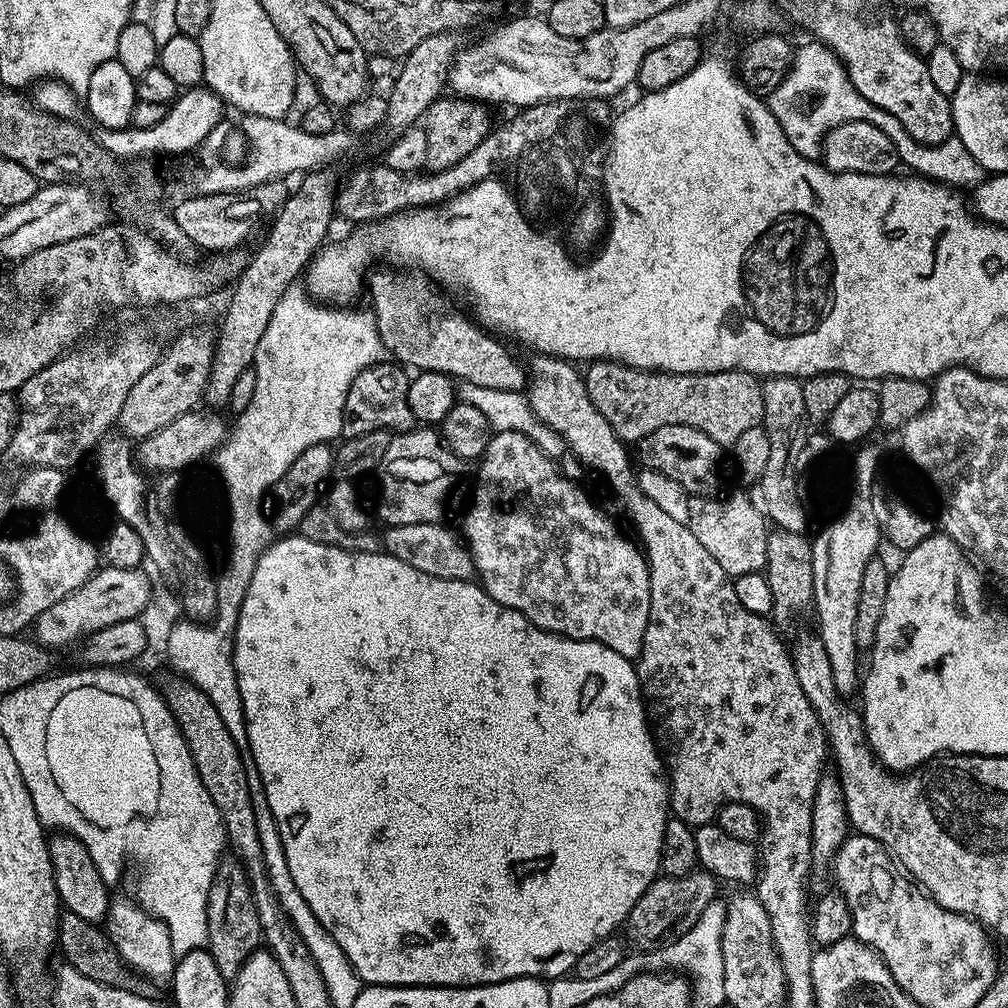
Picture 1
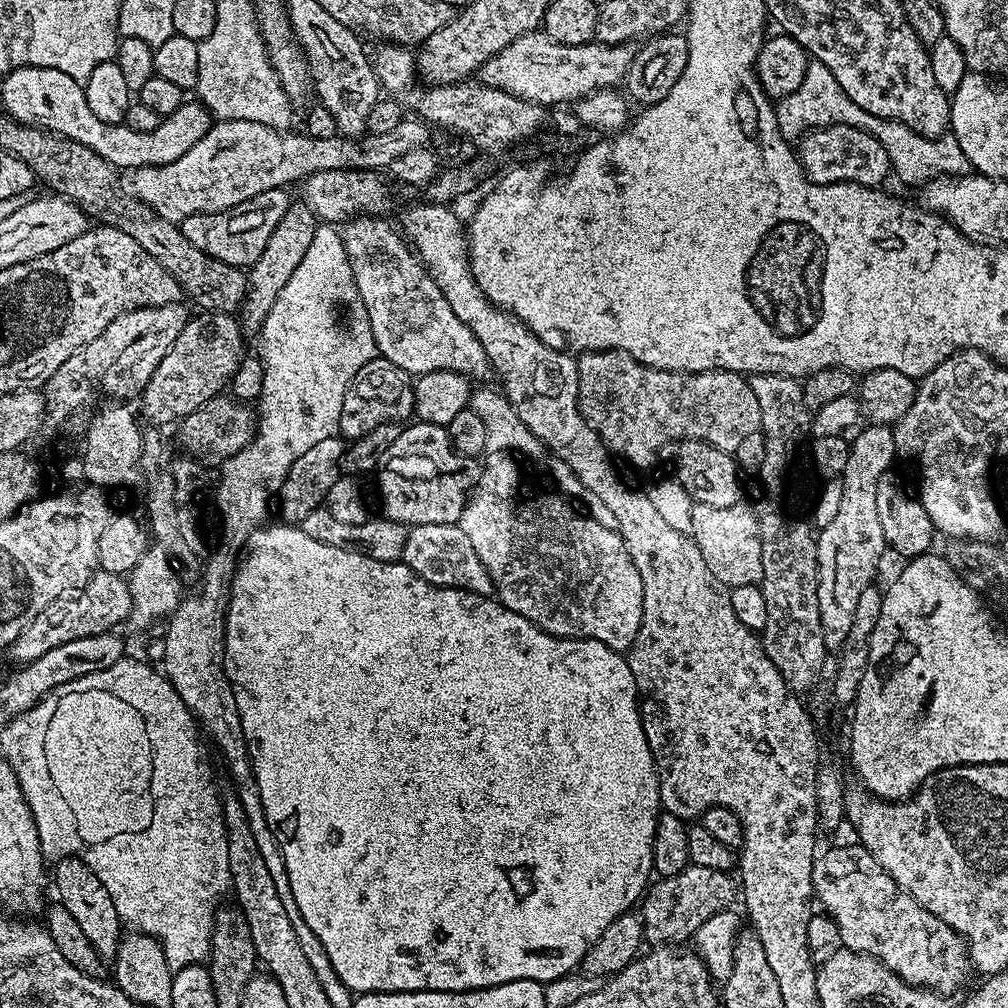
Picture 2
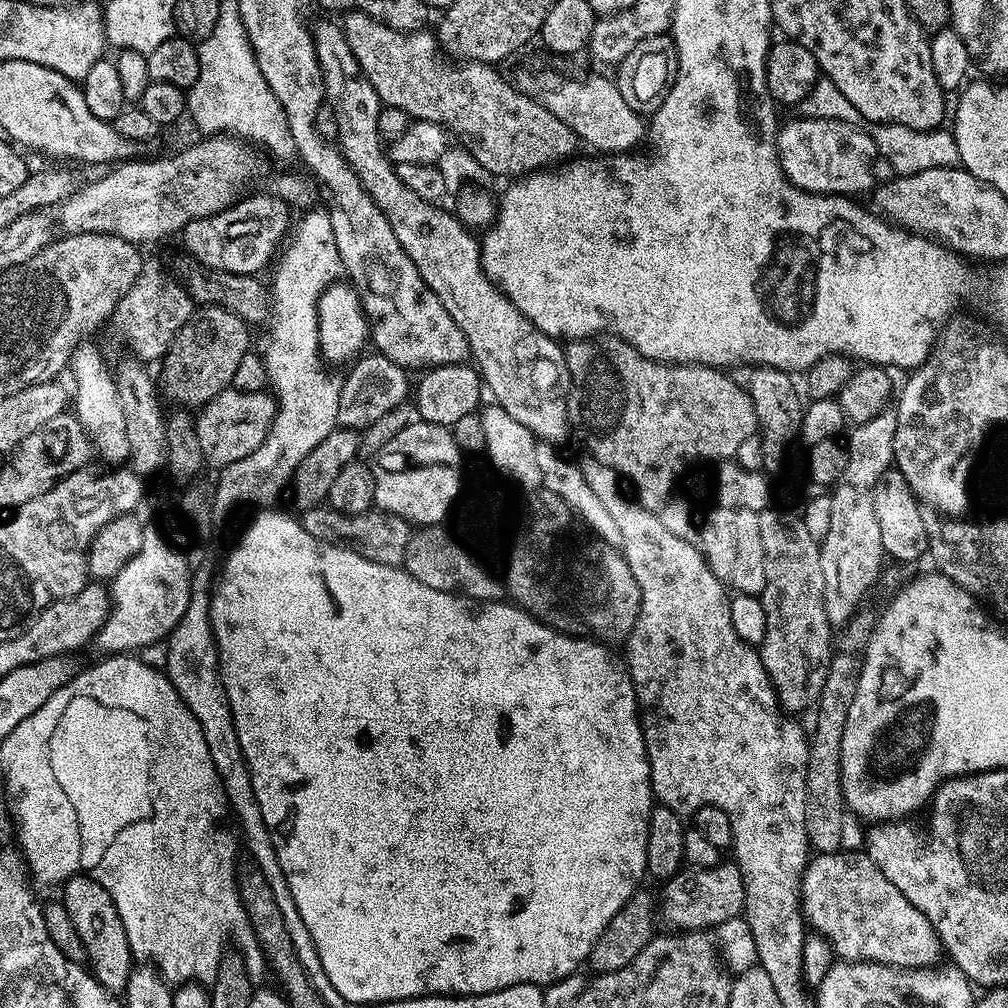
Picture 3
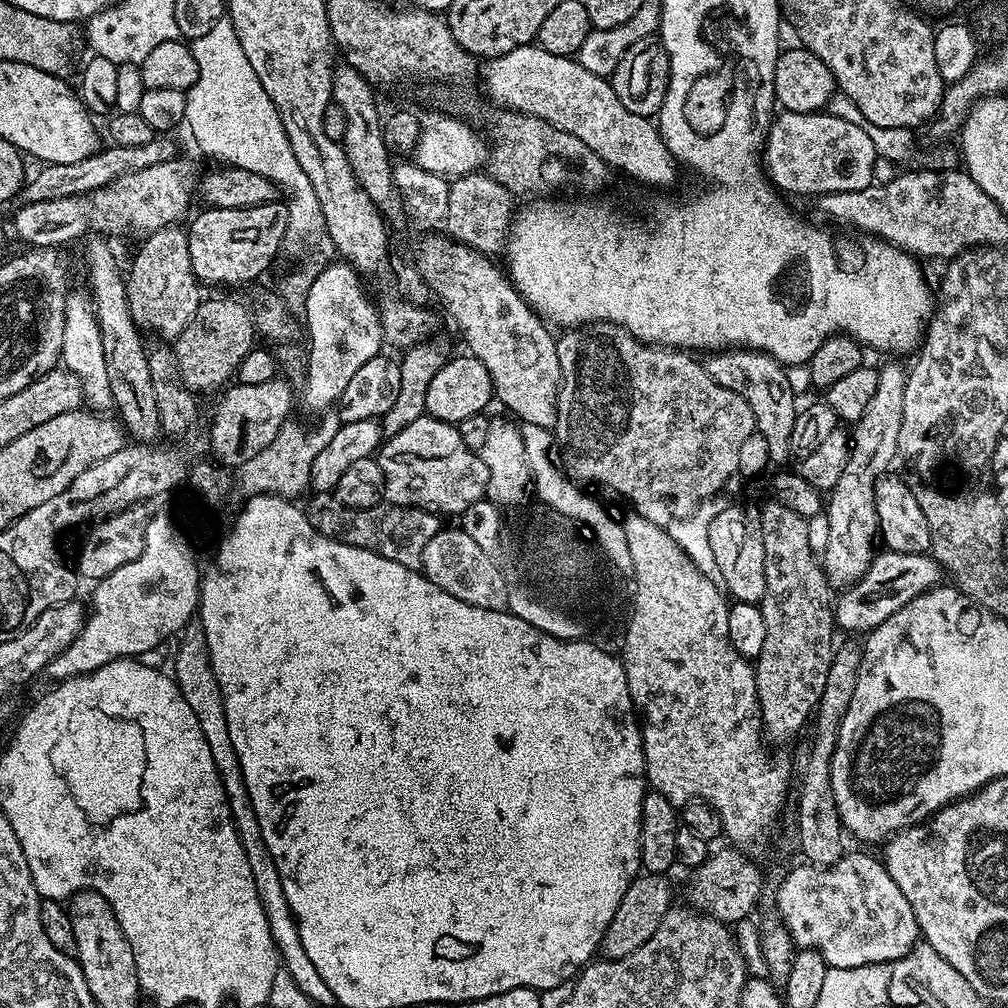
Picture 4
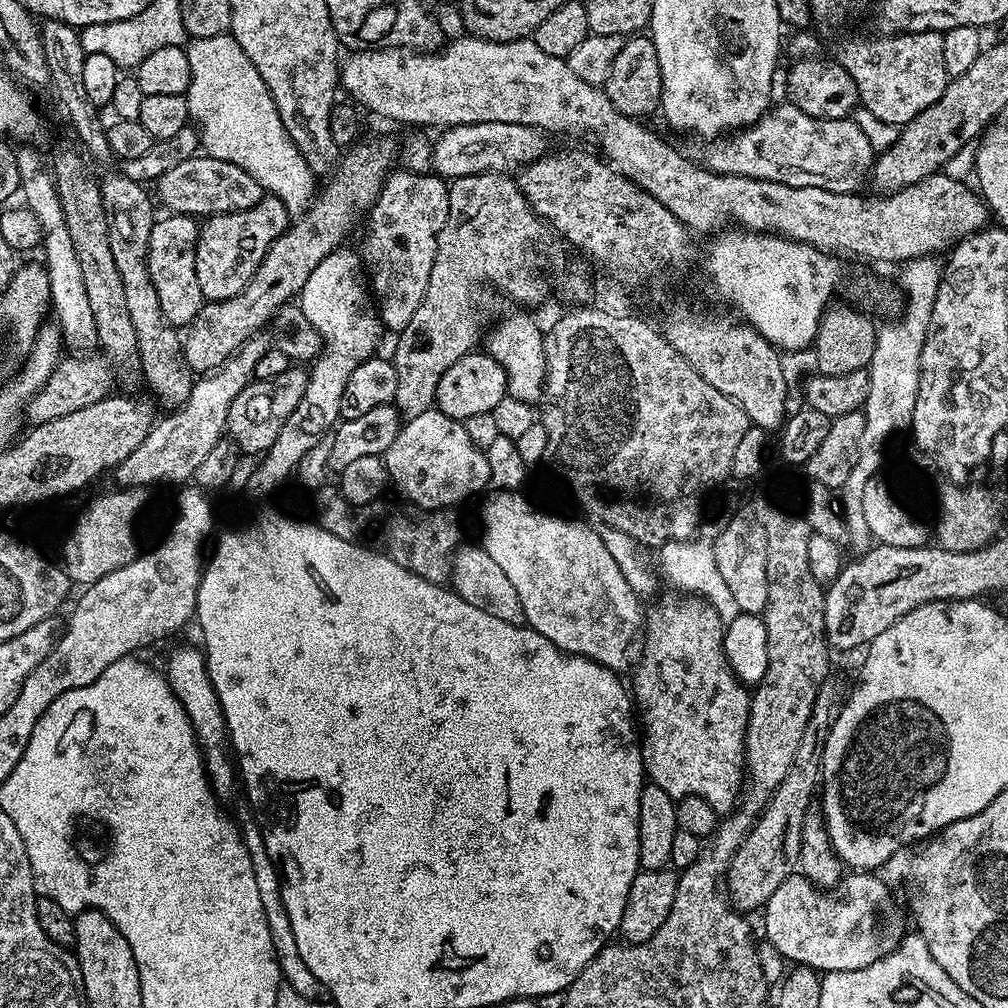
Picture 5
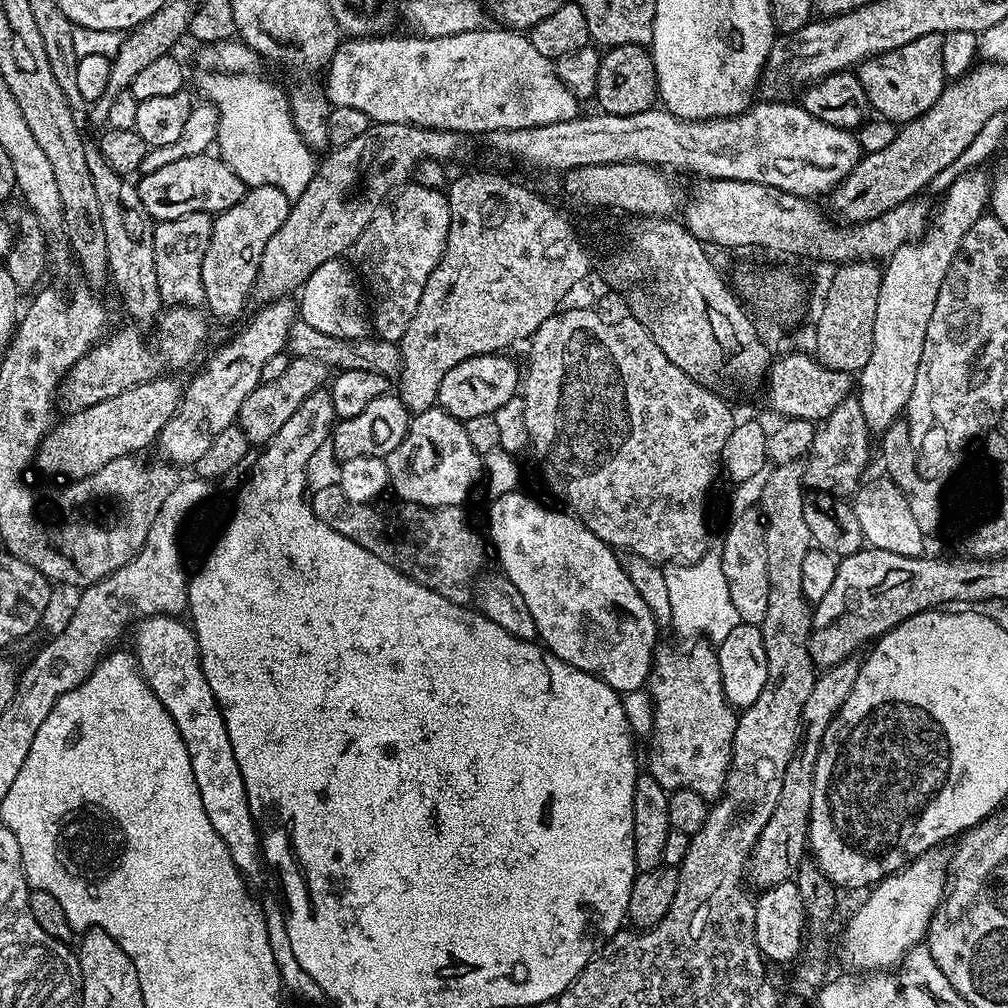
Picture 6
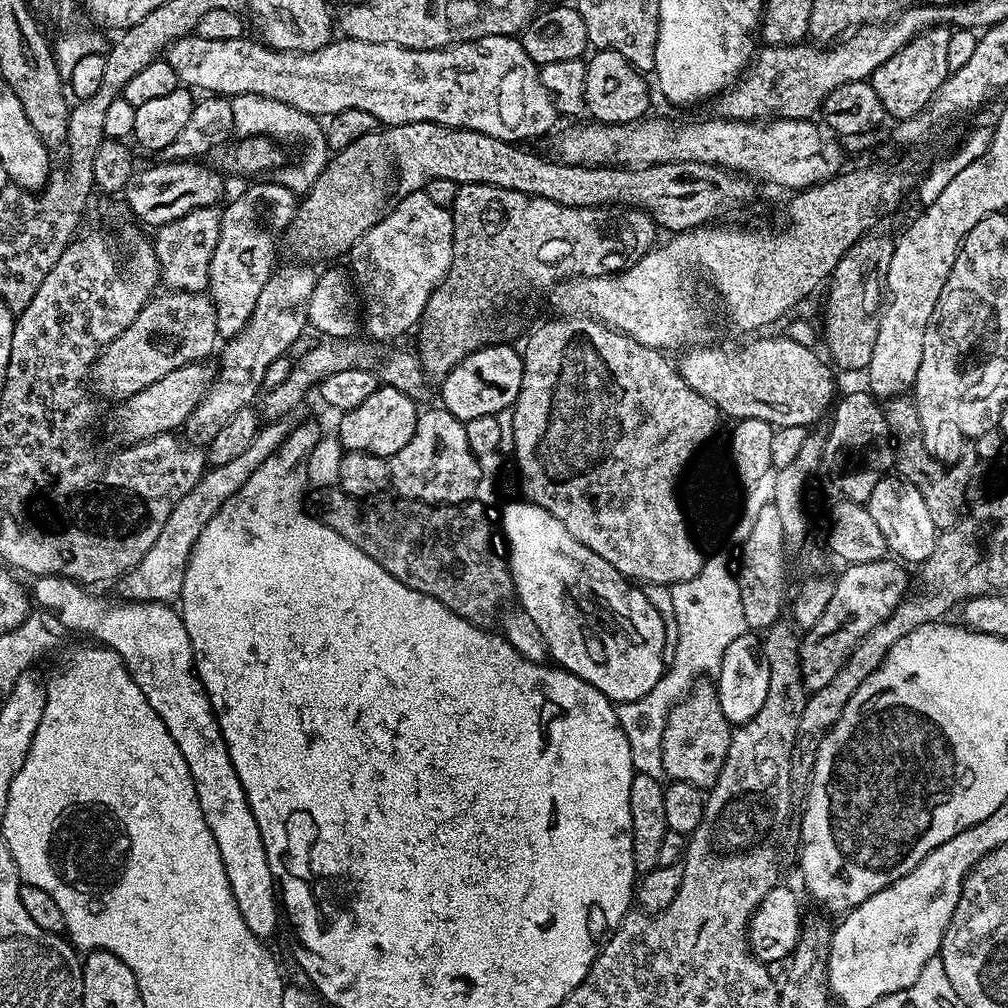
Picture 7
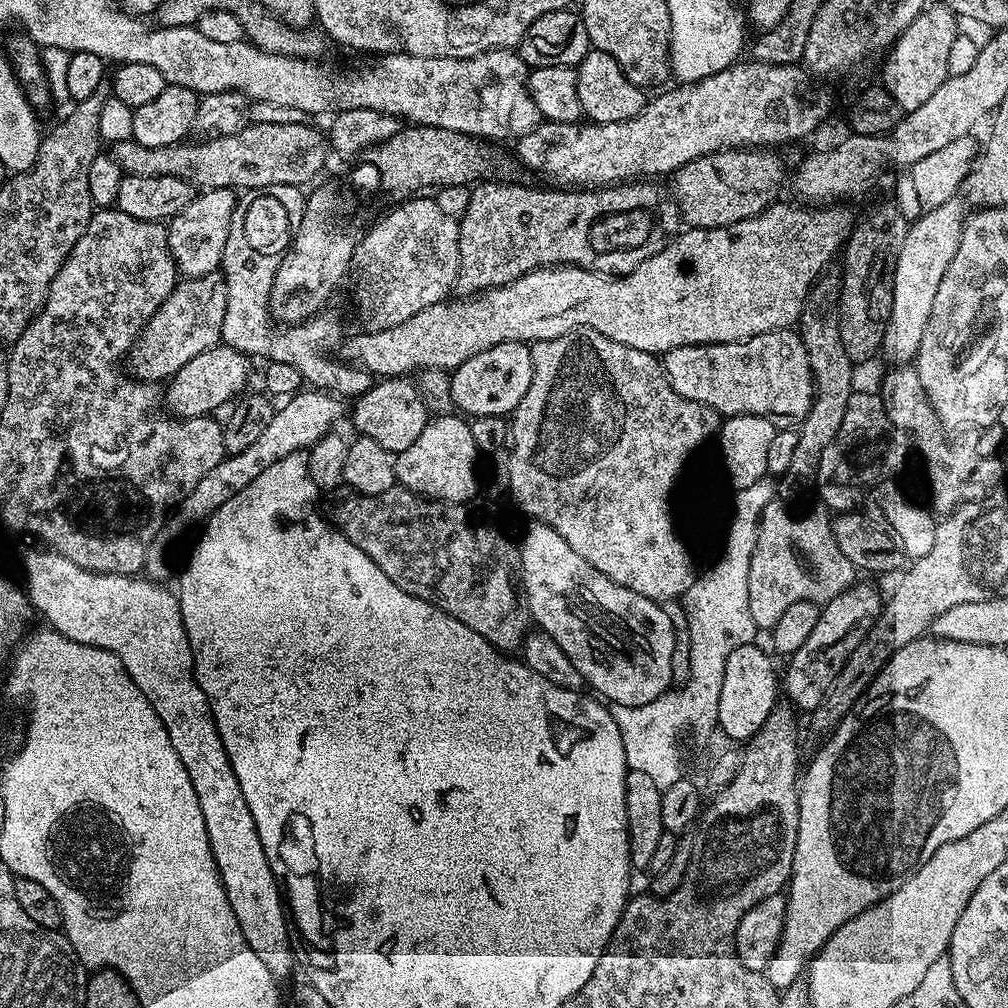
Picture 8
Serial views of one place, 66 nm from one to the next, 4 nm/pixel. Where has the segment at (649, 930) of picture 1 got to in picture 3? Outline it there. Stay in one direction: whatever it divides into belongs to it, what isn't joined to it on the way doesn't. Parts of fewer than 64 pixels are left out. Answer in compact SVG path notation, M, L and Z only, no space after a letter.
M721 862L715 868L693 868L681 870L671 876L658 892L658 916L669 924L669 929L681 932L697 932L699 930L715 929L717 924L741 915L744 910L744 879L740 867L734 862Z

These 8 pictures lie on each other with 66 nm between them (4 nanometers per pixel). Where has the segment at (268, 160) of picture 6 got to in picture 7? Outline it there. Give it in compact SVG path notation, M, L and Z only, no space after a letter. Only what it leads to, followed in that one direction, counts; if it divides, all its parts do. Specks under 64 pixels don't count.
M242 94L231 97L234 110L234 122L232 123L235 135L245 136L269 136L270 139L288 146L291 140L304 140L300 148L304 153L297 164L289 163L281 166L274 173L275 183L286 186L291 192L303 194L309 192L322 170L328 165L330 149L324 137L324 128L317 117L306 114L294 106L286 106L286 102L278 102L274 98L264 98L258 94Z

